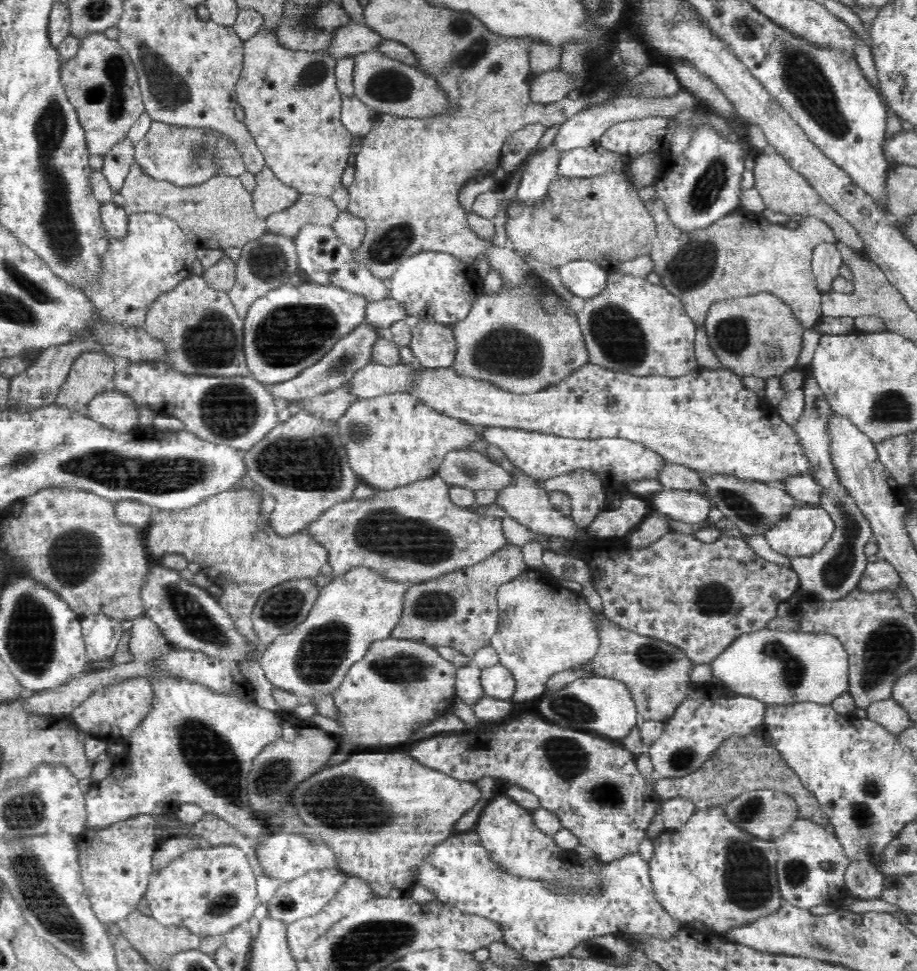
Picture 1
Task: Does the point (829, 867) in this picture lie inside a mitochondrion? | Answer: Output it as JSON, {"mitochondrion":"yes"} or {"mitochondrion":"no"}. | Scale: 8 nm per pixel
{"mitochondrion":"yes"}

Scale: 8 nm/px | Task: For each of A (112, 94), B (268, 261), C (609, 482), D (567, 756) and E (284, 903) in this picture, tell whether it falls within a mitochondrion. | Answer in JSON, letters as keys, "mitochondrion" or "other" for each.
{"A":"mitochondrion","B":"mitochondrion","C":"other","D":"mitochondrion","E":"mitochondrion"}

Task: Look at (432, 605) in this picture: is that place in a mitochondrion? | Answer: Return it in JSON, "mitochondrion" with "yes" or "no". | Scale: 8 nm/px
{"mitochondrion":"yes"}

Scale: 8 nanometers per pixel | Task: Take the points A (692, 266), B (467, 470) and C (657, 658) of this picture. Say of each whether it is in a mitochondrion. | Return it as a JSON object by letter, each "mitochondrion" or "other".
{"A":"mitochondrion","B":"mitochondrion","C":"mitochondrion"}

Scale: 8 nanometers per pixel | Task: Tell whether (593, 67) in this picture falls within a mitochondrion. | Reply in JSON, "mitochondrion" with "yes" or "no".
{"mitochondrion":"no"}

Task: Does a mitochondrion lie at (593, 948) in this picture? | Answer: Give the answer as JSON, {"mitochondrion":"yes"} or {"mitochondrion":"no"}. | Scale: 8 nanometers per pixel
{"mitochondrion":"yes"}

